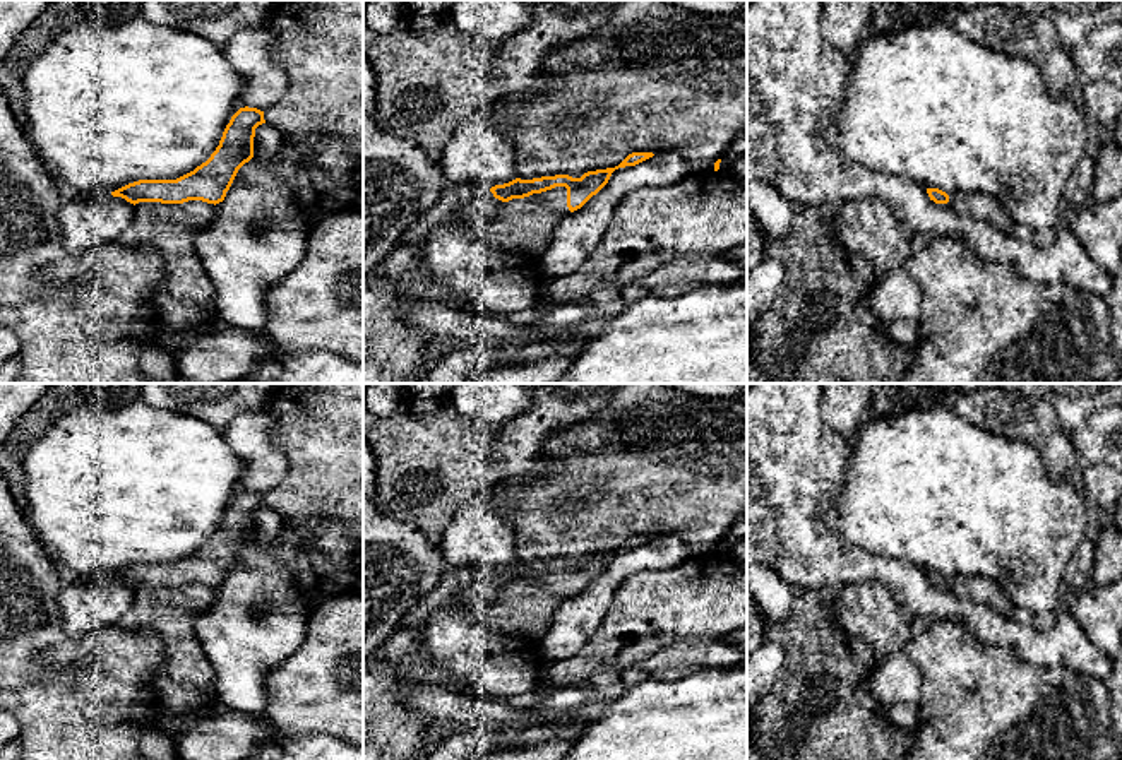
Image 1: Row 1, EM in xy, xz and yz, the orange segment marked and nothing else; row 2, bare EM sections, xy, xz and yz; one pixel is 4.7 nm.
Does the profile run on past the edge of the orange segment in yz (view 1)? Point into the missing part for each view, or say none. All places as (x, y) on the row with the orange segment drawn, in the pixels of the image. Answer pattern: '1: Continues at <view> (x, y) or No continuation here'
1: No continuation here

